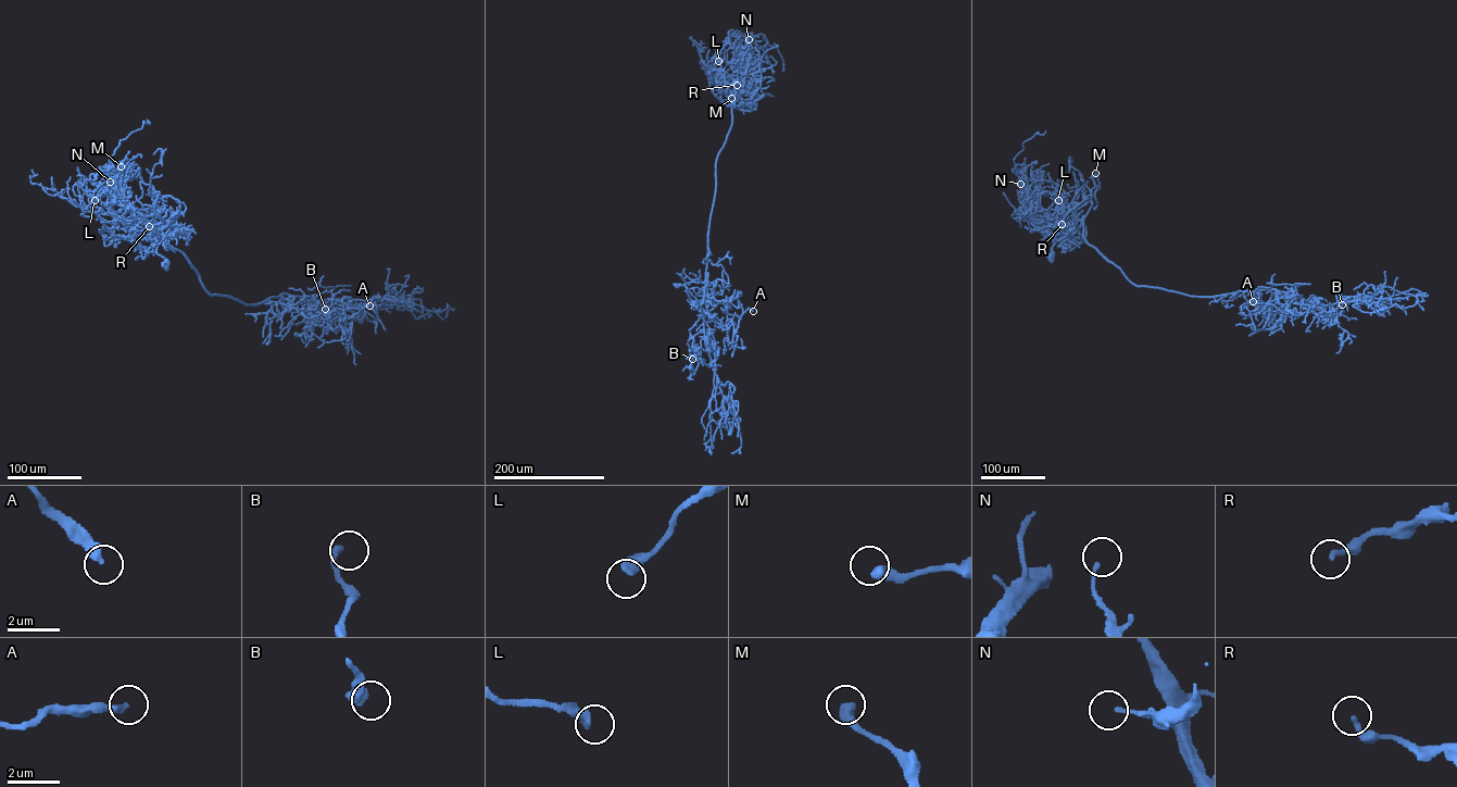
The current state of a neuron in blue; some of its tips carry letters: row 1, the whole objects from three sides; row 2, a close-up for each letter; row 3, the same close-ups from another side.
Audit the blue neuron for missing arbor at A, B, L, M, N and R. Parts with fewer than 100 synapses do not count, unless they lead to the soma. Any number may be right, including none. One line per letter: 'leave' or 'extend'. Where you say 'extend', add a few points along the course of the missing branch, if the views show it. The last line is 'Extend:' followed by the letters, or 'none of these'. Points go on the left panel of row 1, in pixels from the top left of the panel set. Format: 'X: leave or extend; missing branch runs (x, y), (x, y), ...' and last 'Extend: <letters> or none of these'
A: leave
B: leave
L: leave
M: leave
N: leave
R: leave
Extend: none of these

